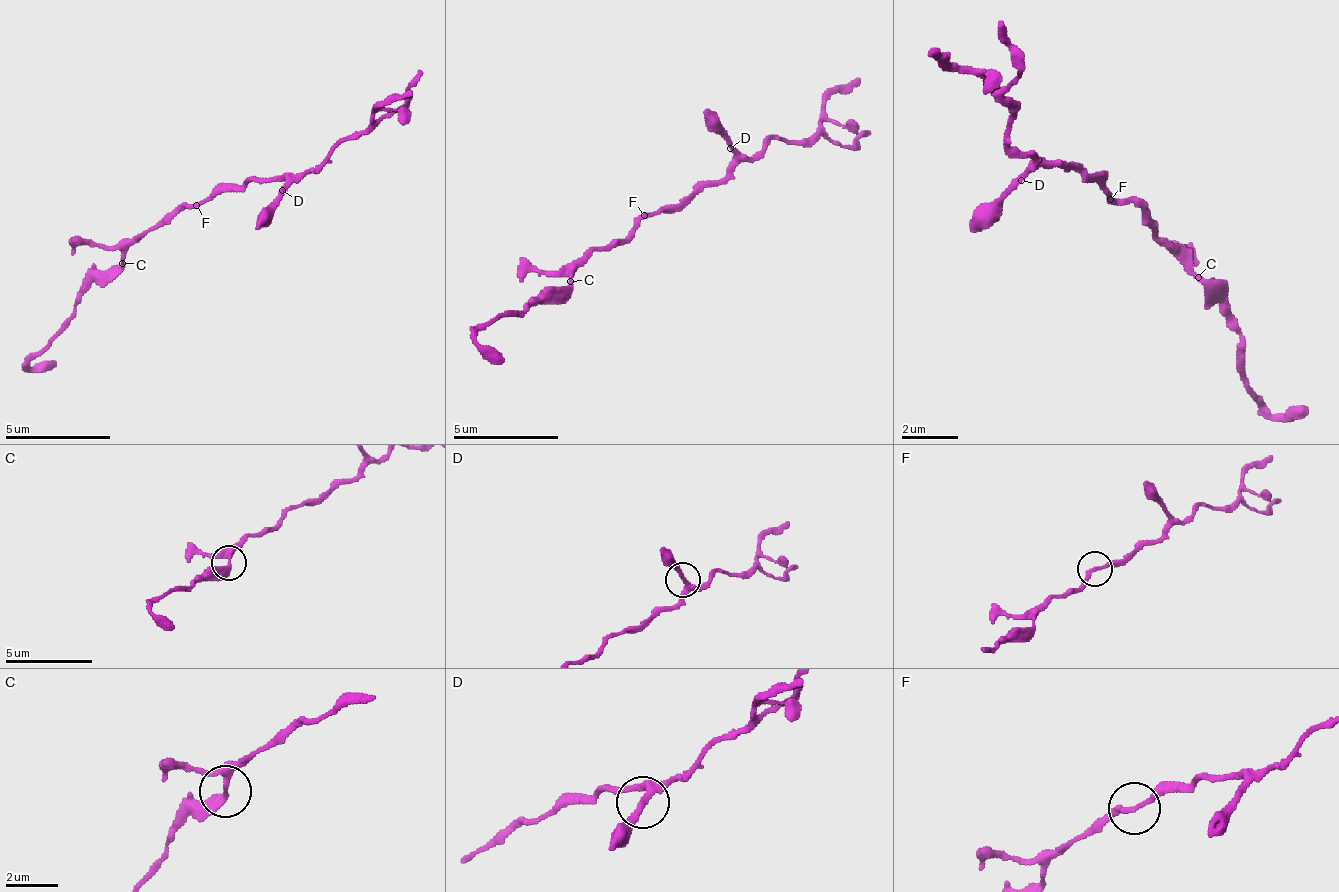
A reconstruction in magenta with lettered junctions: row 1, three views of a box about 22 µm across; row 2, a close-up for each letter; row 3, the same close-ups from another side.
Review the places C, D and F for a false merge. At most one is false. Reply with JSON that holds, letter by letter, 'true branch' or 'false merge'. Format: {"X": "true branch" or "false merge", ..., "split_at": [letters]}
{"C": "true branch", "D": "true branch", "F": "true branch", "split_at": []}

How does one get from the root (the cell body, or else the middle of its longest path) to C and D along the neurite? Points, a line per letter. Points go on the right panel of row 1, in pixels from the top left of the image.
C: (1112, 194), (1119, 201), (1126, 201), (1189, 264), (1189, 271), (1196, 278)
D: (1112, 194), (1084, 166), (1035, 166), (1021, 180)

